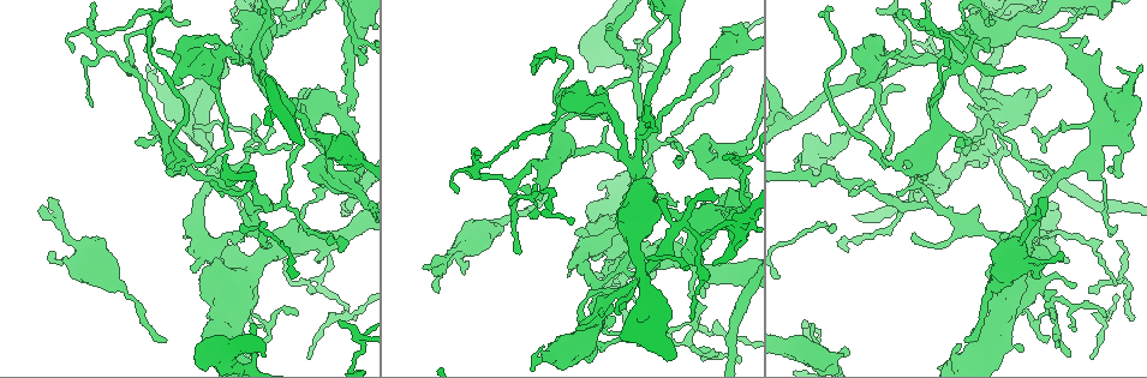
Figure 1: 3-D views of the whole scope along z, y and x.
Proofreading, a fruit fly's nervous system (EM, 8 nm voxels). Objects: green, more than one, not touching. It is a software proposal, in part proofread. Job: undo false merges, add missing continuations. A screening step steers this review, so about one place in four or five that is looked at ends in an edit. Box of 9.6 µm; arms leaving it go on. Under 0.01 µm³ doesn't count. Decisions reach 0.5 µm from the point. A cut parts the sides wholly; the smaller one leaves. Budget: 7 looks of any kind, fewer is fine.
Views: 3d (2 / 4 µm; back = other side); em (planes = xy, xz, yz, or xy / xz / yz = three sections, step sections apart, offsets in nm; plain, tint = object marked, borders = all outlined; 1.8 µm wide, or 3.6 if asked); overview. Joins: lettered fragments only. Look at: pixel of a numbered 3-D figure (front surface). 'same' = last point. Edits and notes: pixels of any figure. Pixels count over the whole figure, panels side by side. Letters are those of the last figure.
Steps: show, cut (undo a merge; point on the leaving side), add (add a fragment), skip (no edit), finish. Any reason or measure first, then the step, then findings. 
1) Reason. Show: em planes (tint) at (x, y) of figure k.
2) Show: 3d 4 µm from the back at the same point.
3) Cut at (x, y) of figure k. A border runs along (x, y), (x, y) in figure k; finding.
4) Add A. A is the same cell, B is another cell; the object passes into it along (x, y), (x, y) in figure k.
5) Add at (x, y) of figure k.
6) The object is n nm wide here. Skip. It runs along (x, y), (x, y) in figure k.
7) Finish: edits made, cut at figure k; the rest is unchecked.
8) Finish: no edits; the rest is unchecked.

Thick turns thin. Show: 3d 4 µm at (623, 255) of figure 1.

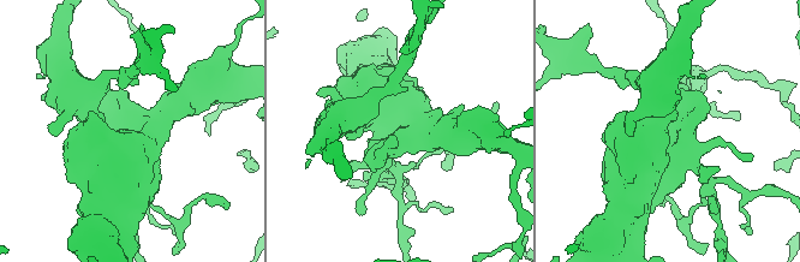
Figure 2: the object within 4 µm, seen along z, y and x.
Now the EM. Show: em 3.6 µm planes (tint) at (671, 144) of figure 2.

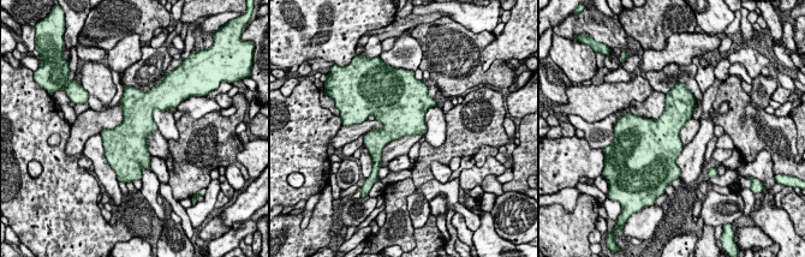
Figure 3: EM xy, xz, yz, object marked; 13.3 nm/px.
Show: em 3.6 µm planes (borders) at the same point.

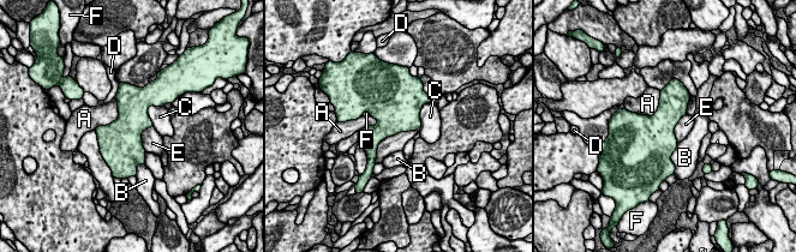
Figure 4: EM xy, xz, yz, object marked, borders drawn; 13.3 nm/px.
Skip. A, B, C, D, E and F are other cells; a border runs along (420, 126), (387, 136), (375, 158) in figure 4; continuous, no second cell.

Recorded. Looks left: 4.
End of a long branch. Show: em yz step 4 (tint) at (547, 194) of figure 1.

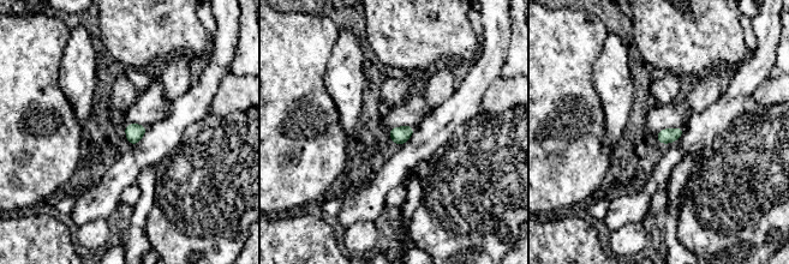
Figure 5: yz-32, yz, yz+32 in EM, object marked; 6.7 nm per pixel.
Cut it another way. Show: em planes (borders) at the same point.

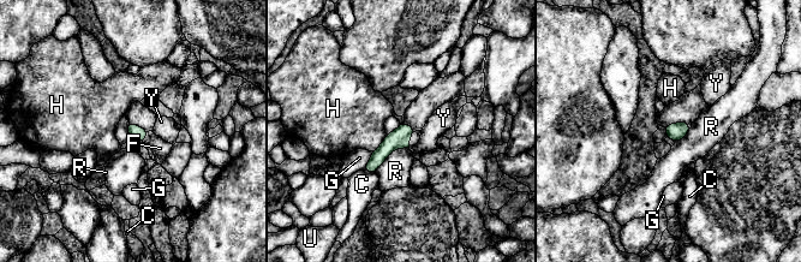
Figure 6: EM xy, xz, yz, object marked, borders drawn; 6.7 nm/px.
Add F. F is the same cell, C, G, H, R, U and Y are other cells; the object passes into it along (136, 132), (145, 135), (160, 148) in figure 6; the cell continues.

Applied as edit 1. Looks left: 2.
Thin end. Show: em xz step 16 (borders) at (960, 139) of figure 1.

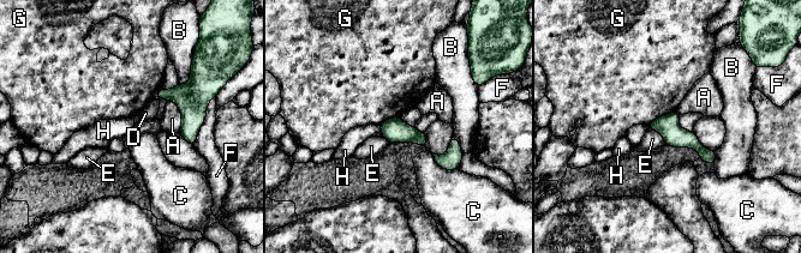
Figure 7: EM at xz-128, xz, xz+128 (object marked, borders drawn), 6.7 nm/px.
Show: em planes (borders) at the same point.

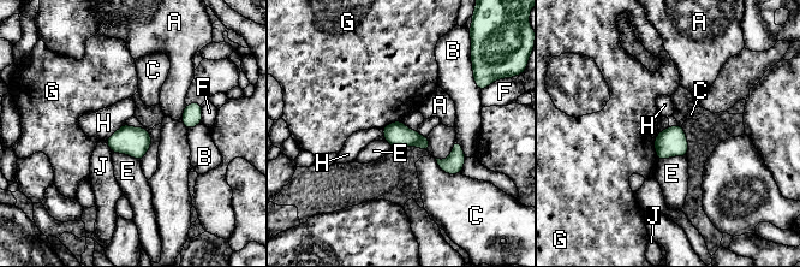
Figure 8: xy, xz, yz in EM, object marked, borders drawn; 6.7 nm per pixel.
The object is 160 nm wide here. Skip. A, B, C, E, F, G, H and J are other cells; a border runs along (660, 132), (655, 140), (658, 160) in figure 8; no lettered fragment goes on from it.

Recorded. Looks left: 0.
Finish: edits made, add at figure 6; the rest is unchecked.

